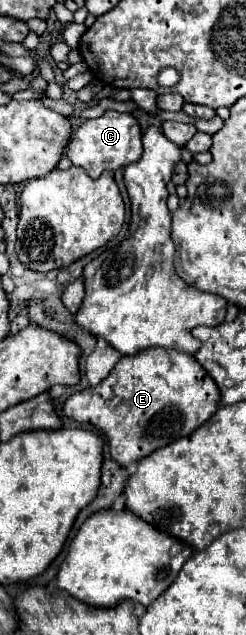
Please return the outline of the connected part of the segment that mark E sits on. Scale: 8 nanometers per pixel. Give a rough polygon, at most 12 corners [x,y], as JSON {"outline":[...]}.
{"outline":[[191,354],[123,356],[63,412],[129,466],[215,414]]}

